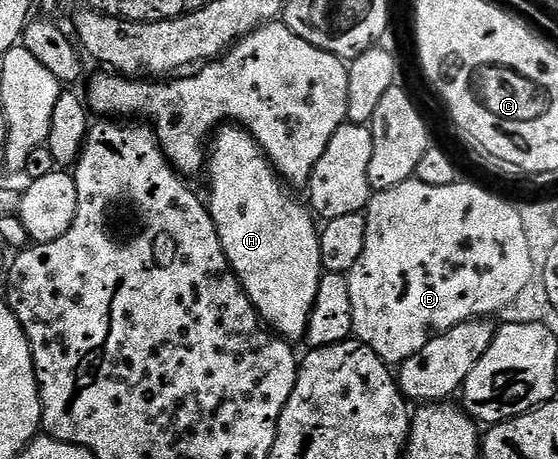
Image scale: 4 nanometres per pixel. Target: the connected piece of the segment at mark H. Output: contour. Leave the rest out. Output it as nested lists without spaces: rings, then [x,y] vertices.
[[[237,124],[223,125],[213,135],[208,174],[209,170],[208,209],[234,275],[273,333],[287,340],[305,339],[324,273],[315,215],[290,195],[291,187],[271,166],[258,141]]]

